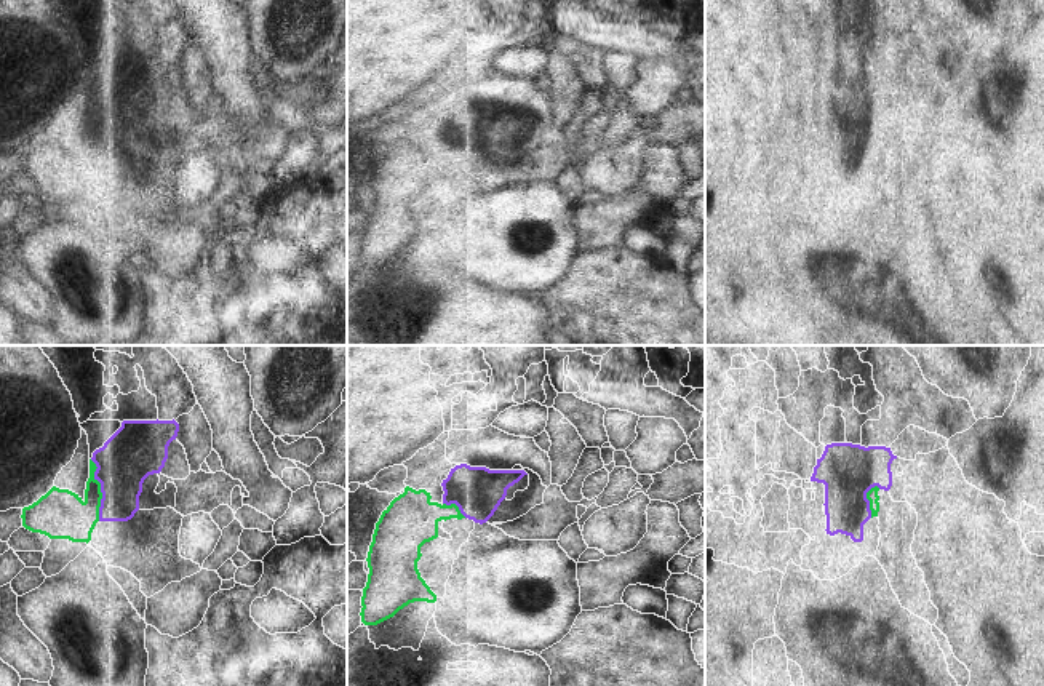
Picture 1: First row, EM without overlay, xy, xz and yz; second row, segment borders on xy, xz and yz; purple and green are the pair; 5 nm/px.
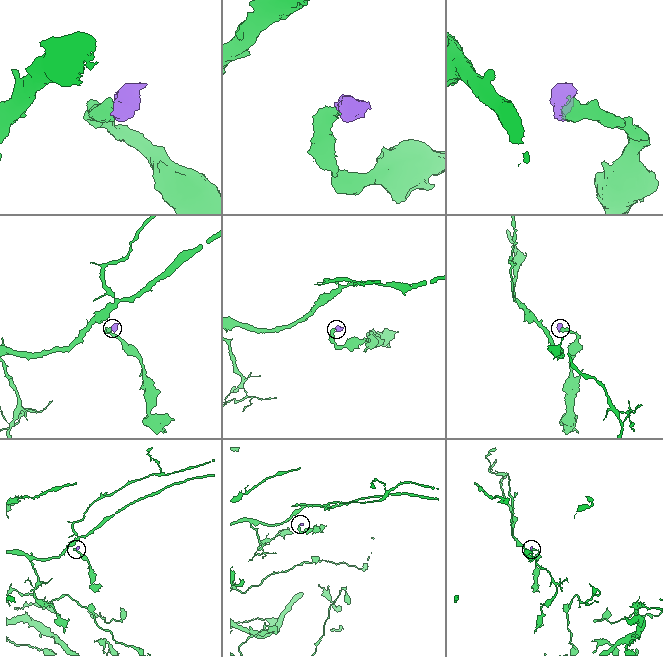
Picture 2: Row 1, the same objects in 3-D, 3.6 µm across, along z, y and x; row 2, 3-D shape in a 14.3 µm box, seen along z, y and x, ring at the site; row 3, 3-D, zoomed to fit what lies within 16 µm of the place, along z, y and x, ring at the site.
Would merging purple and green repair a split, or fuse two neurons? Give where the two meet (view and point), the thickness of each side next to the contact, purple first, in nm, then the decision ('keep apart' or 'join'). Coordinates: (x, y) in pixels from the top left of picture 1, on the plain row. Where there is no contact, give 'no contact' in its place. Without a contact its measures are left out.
meets purple in xy at (101, 131); 280 nm thick on the purple side, 240 nm on the other; keep apart

